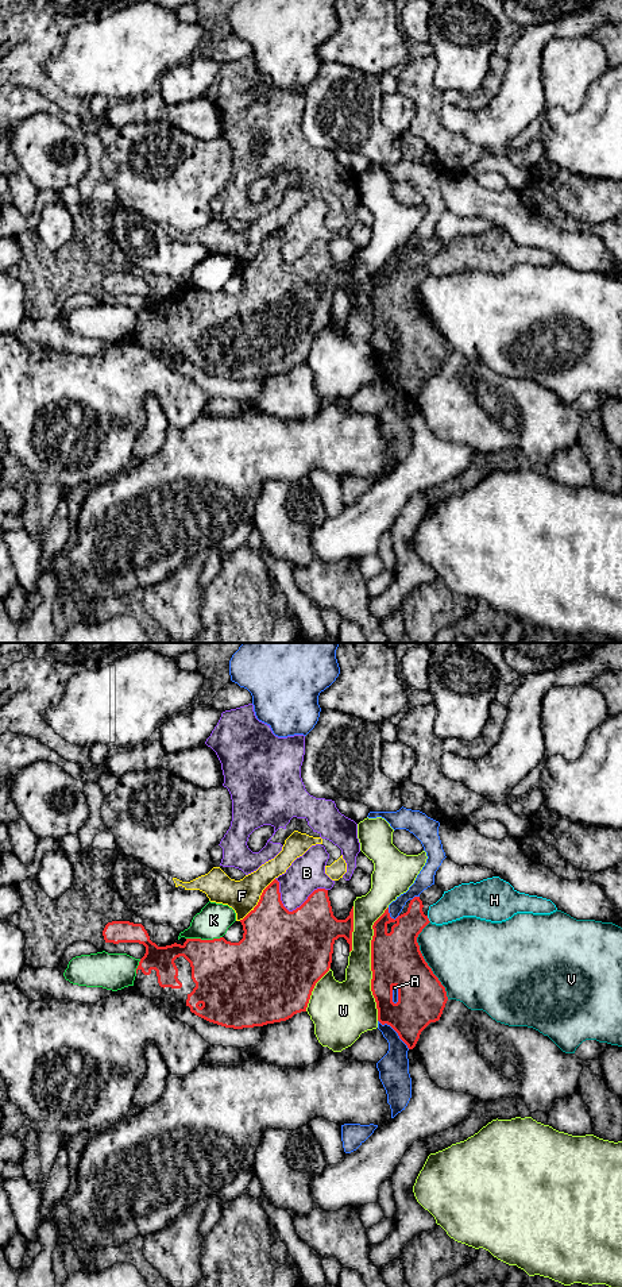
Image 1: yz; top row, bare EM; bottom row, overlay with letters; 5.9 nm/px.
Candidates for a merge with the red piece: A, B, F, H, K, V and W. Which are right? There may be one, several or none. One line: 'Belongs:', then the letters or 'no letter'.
Belongs: H

